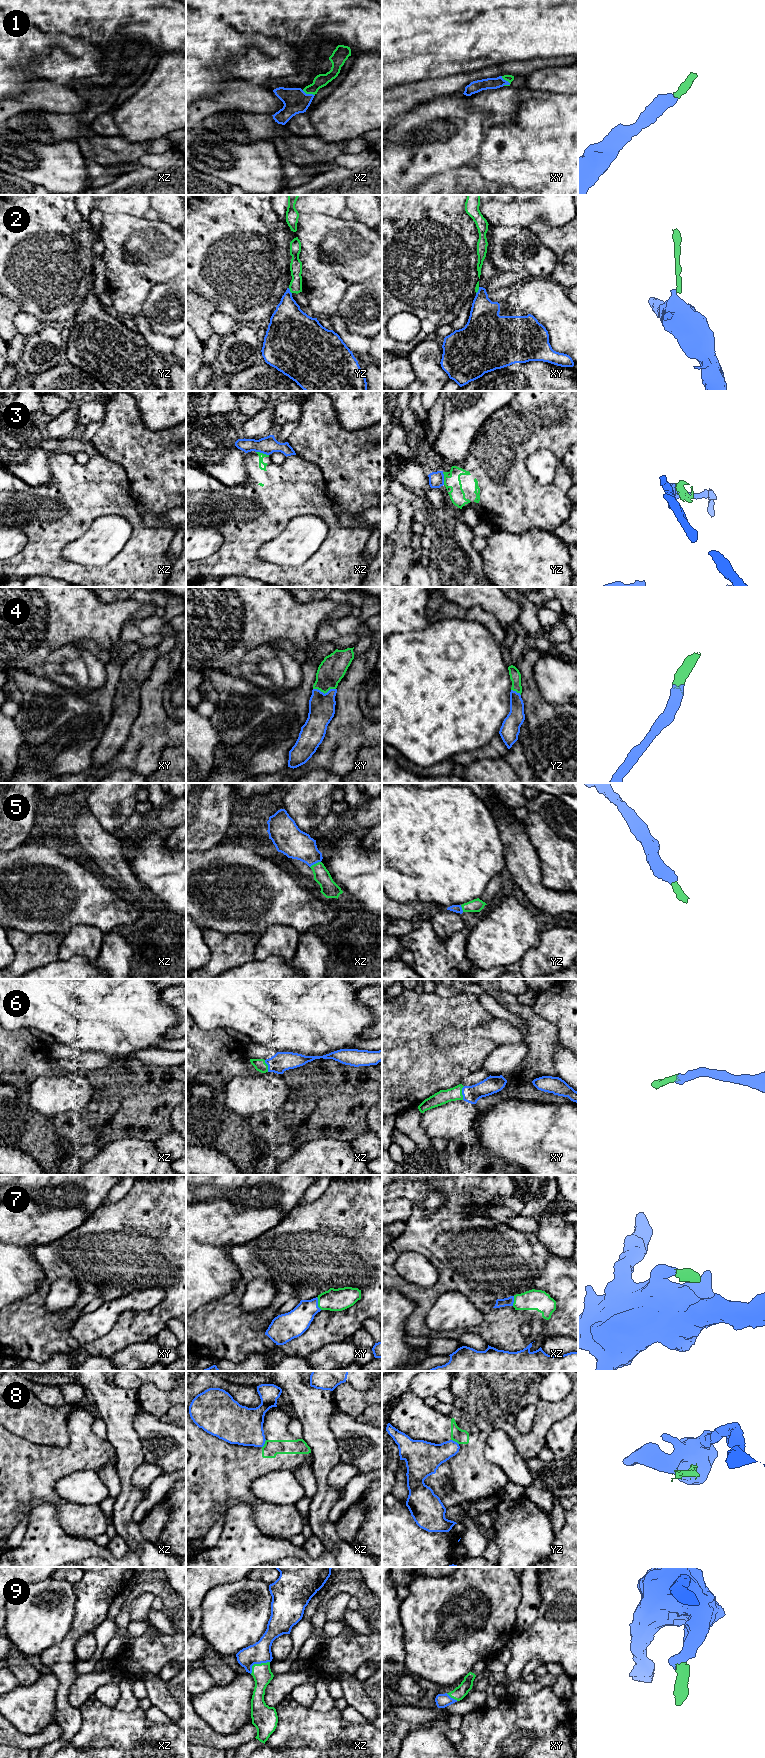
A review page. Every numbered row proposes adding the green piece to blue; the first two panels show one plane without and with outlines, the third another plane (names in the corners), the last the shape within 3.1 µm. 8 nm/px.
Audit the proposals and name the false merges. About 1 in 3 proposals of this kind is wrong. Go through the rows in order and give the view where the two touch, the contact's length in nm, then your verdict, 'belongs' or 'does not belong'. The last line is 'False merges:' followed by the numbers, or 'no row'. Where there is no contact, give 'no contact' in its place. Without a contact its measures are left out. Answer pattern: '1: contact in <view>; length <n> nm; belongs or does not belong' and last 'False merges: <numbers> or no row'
1: contact in xy; length 100 nm; belongs
2: contact in yz; length 50 nm; does not belong
3: contact in xz; length 110 nm; does not belong
4: contact in xy; length 180 nm; belongs
5: contact in xz; length 100 nm; belongs
6: contact in xy; length 110 nm; belongs
7: contact in xy; length 110 nm; belongs
8: contact in yz; length 80 nm; does not belong
9: contact in xz; length 190 nm; belongs
False merges: 2, 3, 8

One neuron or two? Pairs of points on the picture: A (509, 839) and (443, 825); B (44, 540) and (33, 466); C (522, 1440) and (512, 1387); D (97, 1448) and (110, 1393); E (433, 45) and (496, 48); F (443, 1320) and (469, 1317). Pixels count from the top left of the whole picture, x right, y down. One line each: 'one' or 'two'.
A: two
B: two
C: one
D: two
E: one
F: one

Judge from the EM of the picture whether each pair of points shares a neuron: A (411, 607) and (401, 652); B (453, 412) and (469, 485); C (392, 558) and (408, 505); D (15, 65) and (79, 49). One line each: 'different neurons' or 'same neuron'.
A: different neurons
B: different neurons
C: same neuron
D: same neuron

